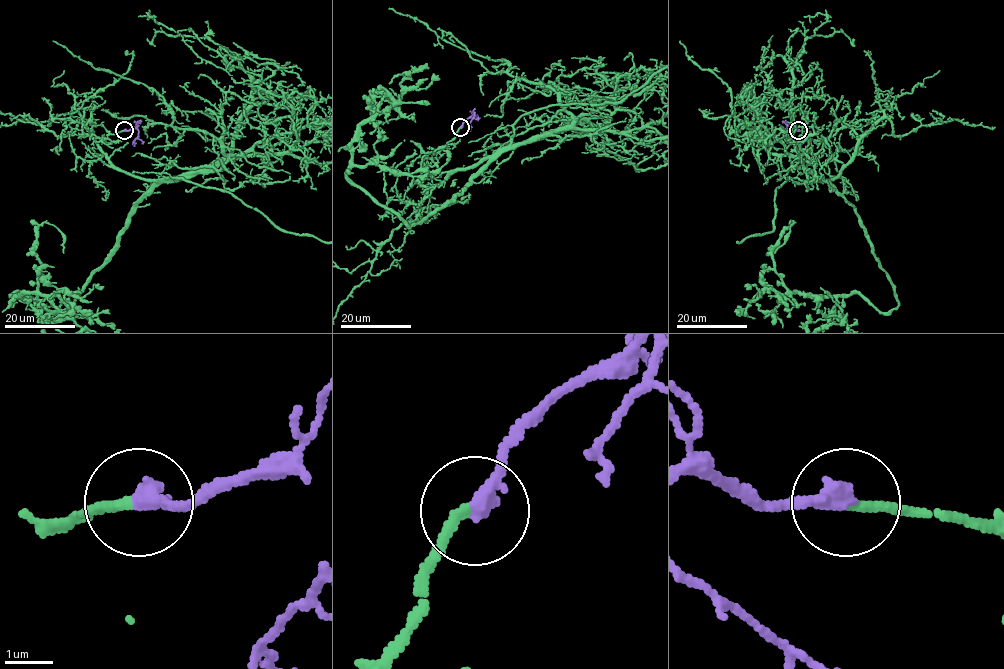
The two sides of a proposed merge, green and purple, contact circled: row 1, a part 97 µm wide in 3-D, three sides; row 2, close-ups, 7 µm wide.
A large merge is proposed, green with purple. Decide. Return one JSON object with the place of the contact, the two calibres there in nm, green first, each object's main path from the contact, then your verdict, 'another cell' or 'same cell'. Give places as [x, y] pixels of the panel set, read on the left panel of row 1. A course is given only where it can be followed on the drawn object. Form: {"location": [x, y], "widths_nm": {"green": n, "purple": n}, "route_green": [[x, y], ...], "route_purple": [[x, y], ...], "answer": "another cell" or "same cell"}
{"location": [124, 130], "widths_nm": {"green": 240, "purple": 400}, "route_green": [[124, 130], [98, 138], [83, 128], [119, 169], [229, 191], [280, 228], [327, 242]], "route_purple": [[124, 130], [138, 131], [134, 144]], "answer": "same cell"}

